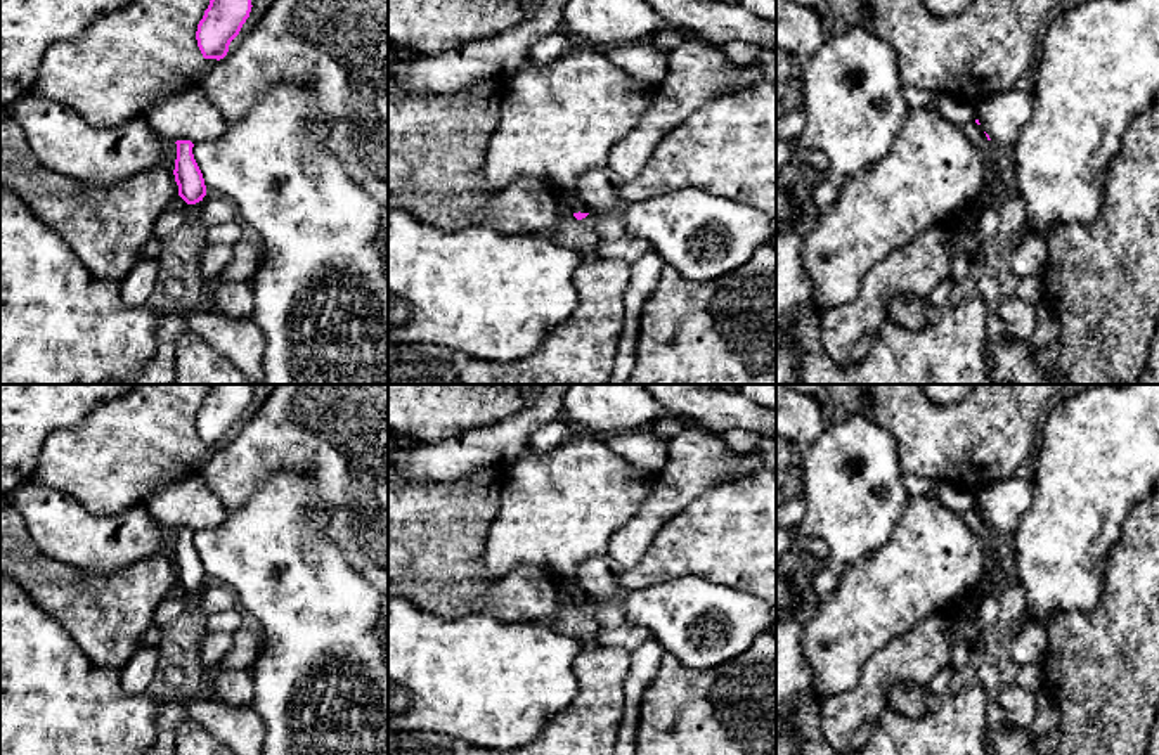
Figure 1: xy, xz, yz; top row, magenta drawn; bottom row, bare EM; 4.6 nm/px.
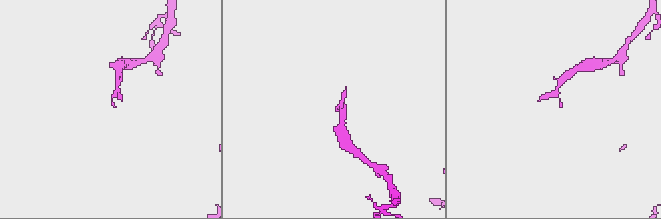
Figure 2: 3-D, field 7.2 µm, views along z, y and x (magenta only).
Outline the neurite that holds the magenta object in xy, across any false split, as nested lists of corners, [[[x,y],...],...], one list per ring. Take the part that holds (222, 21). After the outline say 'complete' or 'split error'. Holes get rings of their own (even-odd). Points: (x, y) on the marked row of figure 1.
[[[210,0],[197,24],[196,40],[204,59],[223,59],[230,42],[249,17],[251,0]]]; complete

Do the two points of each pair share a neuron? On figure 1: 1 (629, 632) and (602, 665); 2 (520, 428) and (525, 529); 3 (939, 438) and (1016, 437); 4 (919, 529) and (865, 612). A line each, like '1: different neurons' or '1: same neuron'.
1: different neurons
2: different neurons
3: same neuron
4: same neuron

